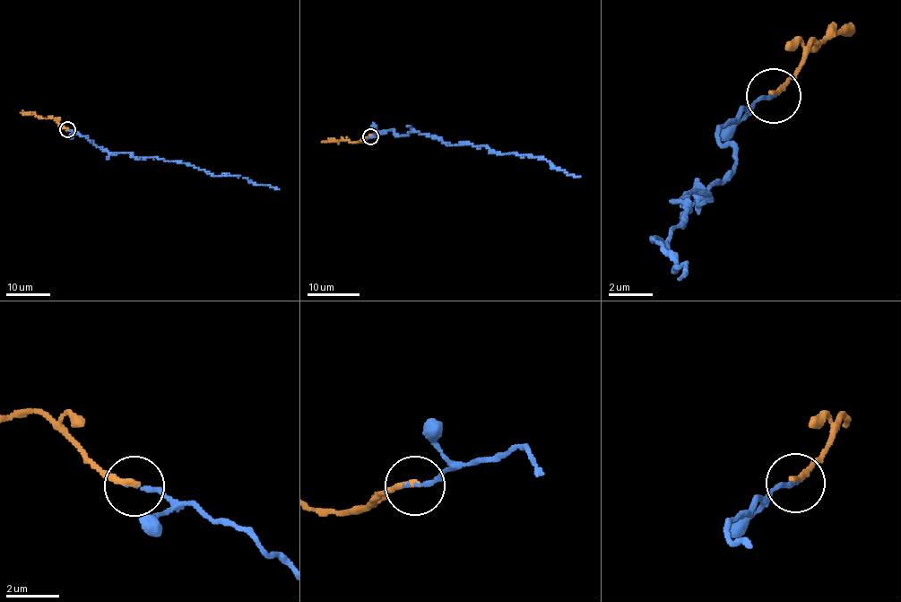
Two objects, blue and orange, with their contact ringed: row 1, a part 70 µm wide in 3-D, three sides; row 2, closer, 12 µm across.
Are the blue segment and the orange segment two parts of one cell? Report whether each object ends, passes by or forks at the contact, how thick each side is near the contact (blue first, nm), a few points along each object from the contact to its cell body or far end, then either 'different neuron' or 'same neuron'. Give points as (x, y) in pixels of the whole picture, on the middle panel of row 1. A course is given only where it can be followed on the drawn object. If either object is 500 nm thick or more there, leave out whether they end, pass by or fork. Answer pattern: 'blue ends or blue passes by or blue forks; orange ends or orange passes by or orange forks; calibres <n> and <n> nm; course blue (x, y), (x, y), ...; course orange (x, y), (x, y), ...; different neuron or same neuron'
blue ends; orange ends; calibres 150 and 240 nm; course blue (371, 136), (411, 130), (454, 145), (541, 157), (579, 176); course orange (371, 136), (356, 142), (333, 139), (321, 143); same neuron

